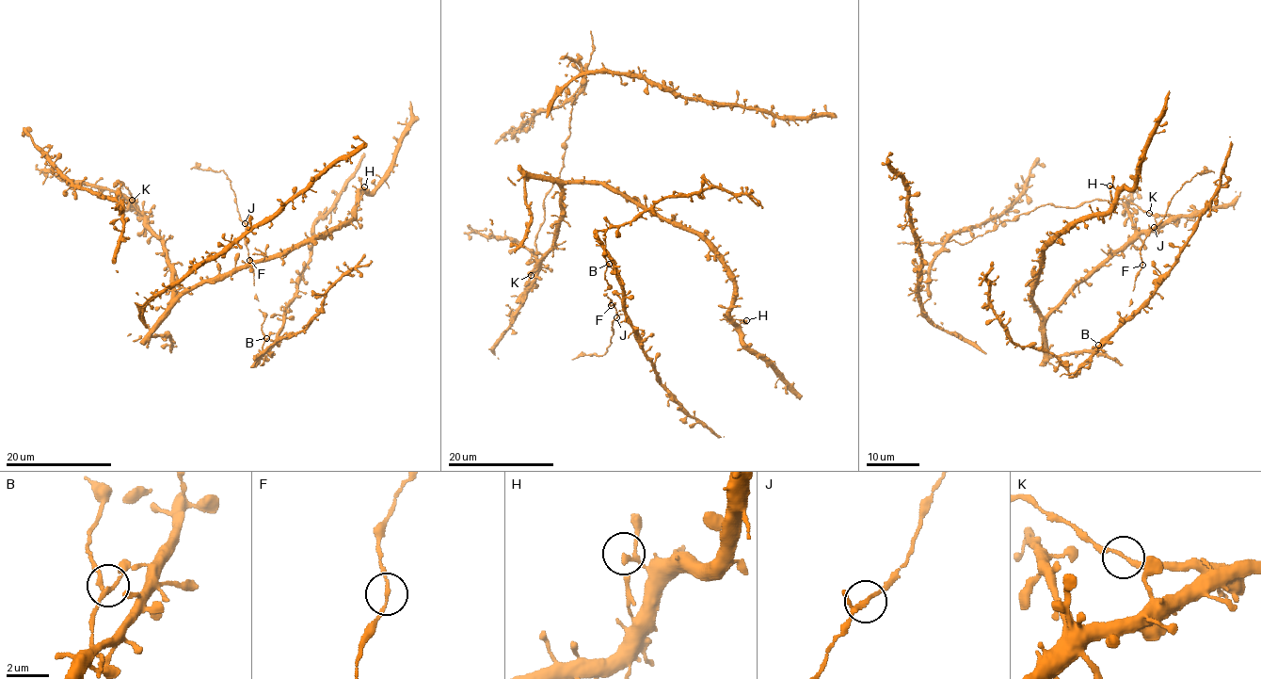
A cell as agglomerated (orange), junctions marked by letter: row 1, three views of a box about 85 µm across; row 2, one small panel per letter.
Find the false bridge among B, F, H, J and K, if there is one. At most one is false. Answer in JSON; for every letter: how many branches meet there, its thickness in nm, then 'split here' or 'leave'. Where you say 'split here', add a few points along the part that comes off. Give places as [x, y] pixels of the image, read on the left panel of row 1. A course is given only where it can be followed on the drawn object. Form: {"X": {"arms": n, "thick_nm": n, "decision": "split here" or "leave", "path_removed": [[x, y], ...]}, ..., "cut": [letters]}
{"B": {"arms": 3, "thick_nm": 190, "decision": "leave"}, "F": {"arms": 2, "thick_nm": 150, "decision": "leave"}, "H": {"arms": 3, "thick_nm": 150, "decision": "leave"}, "J": {"arms": 3, "thick_nm": 150, "decision": "leave"}, "K": {"arms": 2, "thick_nm": 190, "decision": "leave"}, "cut": []}

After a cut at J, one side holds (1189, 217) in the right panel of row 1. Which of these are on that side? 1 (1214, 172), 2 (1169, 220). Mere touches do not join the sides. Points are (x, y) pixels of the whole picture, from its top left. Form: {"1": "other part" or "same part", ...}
{"1": "other part", "2": "same part"}

